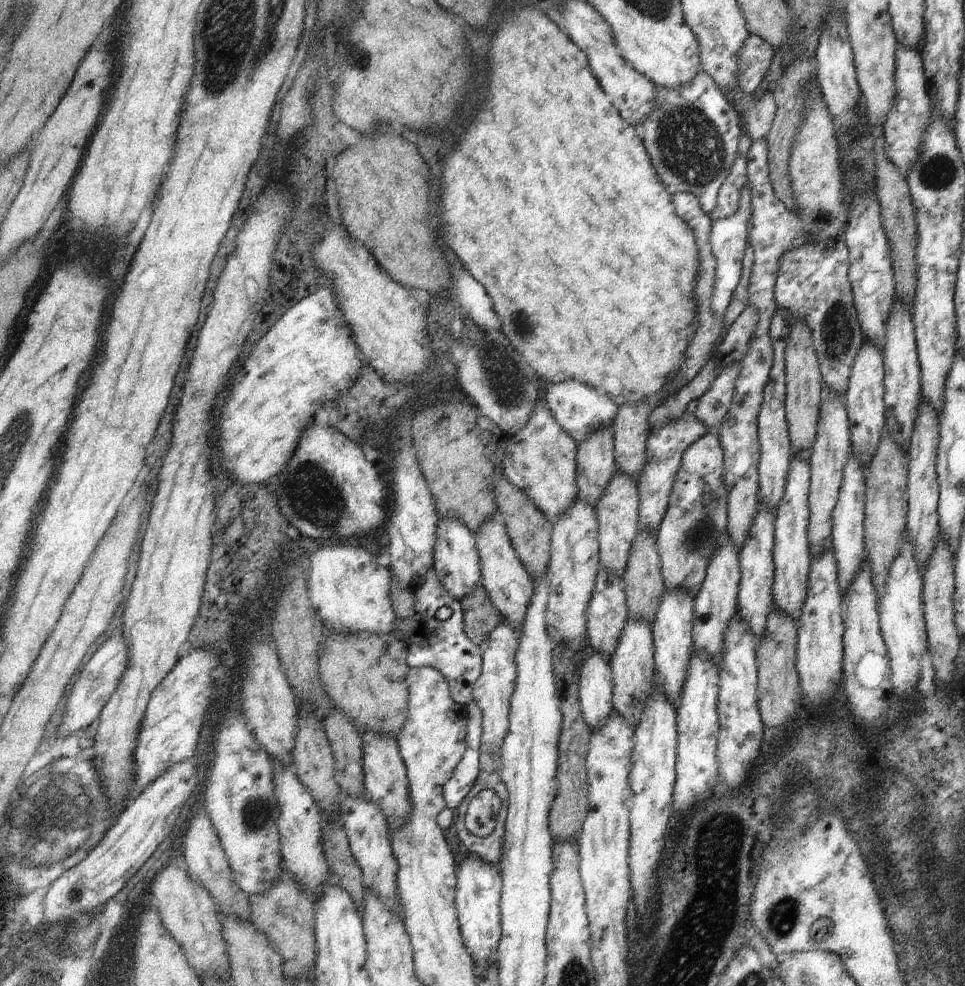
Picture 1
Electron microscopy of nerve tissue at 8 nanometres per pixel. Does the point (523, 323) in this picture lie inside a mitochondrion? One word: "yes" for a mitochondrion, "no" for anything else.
yes

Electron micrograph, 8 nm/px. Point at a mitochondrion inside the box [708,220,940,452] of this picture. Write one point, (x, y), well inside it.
(837, 333)

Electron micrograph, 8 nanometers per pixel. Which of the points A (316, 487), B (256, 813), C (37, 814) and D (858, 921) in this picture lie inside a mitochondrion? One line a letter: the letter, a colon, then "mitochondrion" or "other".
A: mitochondrion
B: mitochondrion
C: mitochondrion
D: other

